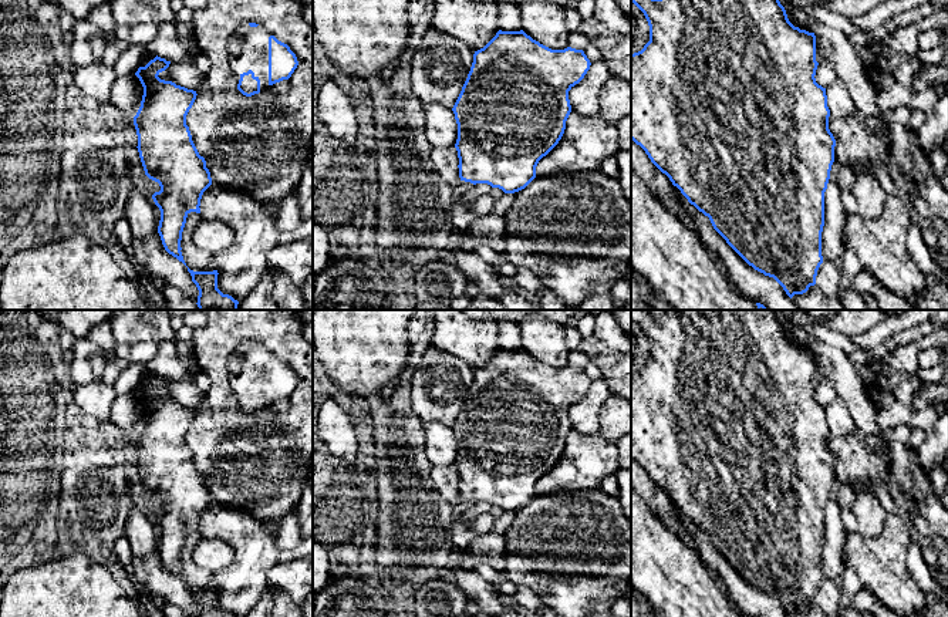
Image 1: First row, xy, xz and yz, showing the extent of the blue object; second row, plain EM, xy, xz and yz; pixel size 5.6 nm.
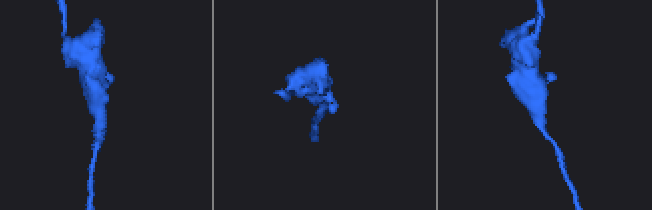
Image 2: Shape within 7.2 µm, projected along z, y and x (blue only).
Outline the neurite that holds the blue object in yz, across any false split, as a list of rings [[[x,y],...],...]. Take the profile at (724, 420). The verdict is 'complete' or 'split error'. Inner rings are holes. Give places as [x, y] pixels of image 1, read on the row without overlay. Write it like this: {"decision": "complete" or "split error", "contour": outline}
{"decision": "complete", "contour": [[[631,310],[631,321],[634,321],[645,334],[650,344],[650,360],[638,371],[631,372],[631,458],[640,463],[651,481],[665,492],[674,505],[694,523],[699,530],[709,536],[713,547],[726,559],[726,562],[755,589],[765,594],[773,596],[792,617],[795,613],[803,613],[810,604],[816,603],[816,594],[822,574],[822,550],[824,544],[824,510],[830,498],[831,483],[834,481],[836,458],[829,448],[830,428],[827,425],[826,407],[816,401],[816,354],[806,348],[795,345],[786,333],[785,326],[780,323],[775,310],[667,310],[661,317],[652,317],[647,310]]]}

